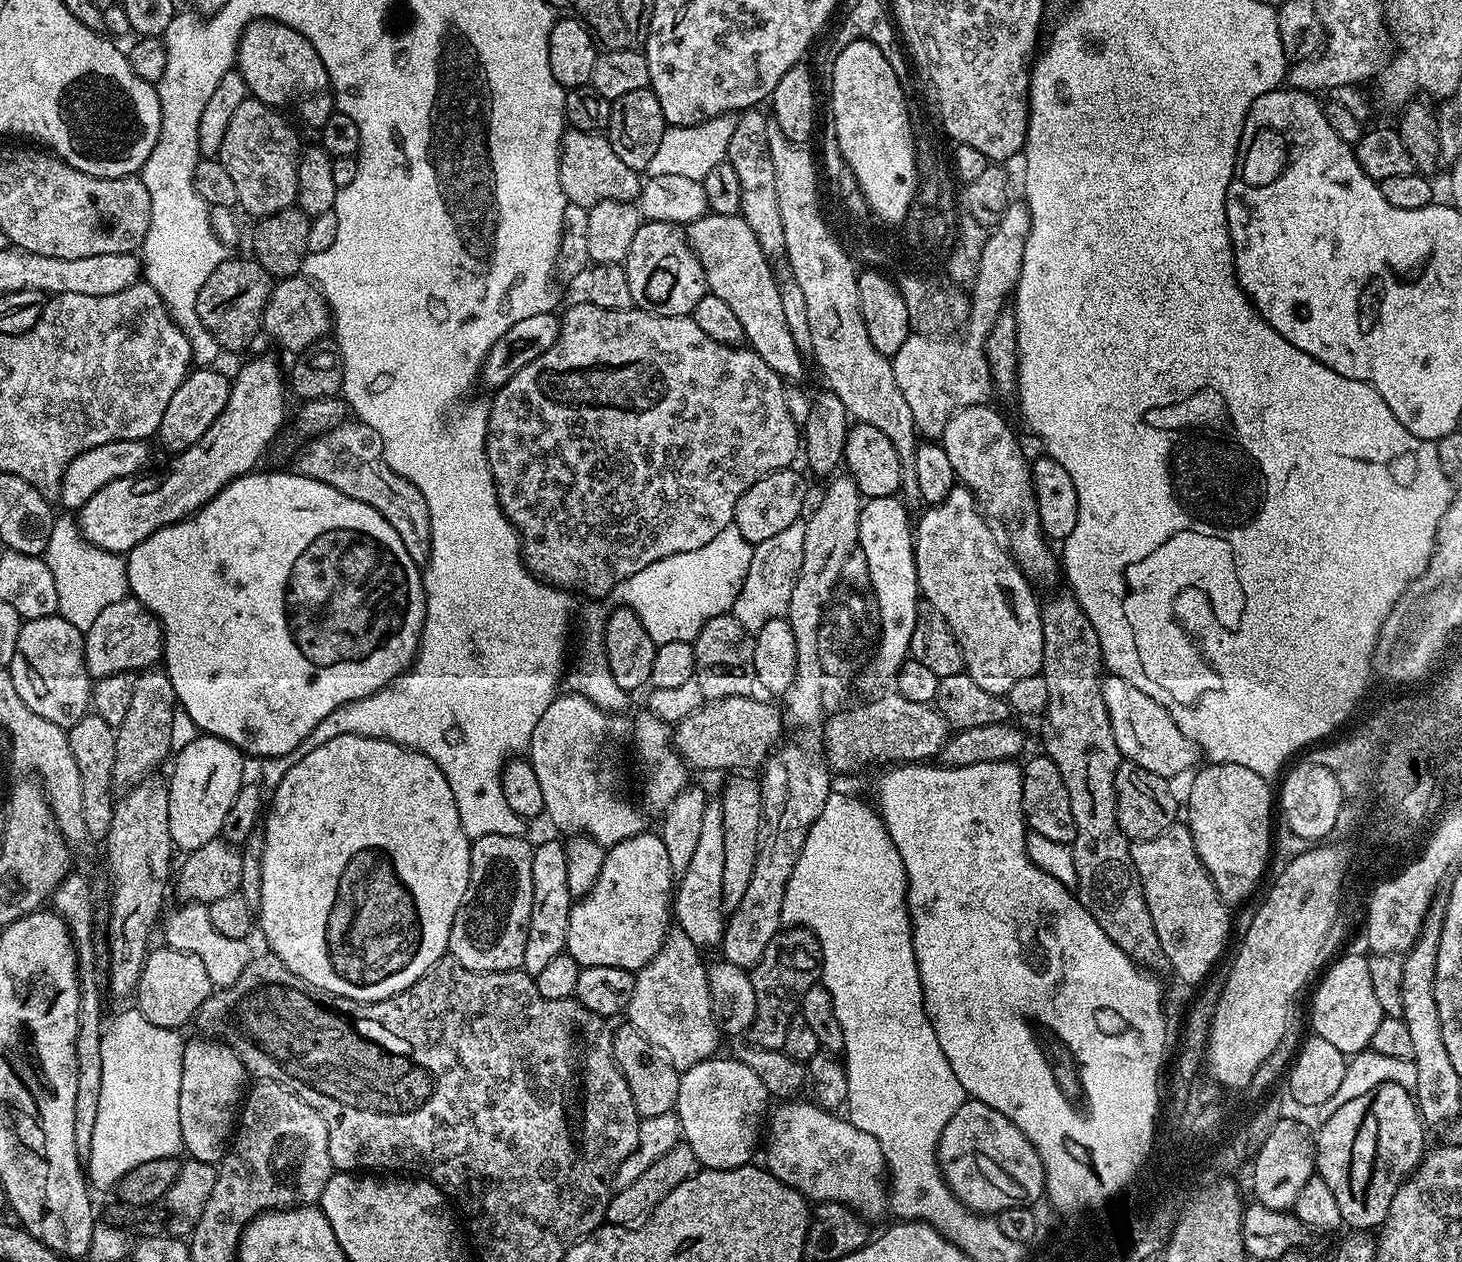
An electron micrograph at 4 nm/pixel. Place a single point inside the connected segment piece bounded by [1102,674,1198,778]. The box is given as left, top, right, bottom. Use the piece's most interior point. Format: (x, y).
(1146, 735)

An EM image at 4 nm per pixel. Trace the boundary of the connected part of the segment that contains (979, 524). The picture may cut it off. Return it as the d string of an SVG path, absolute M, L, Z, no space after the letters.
M957 486L941 504L933 504L923 509L920 521L914 524L914 547L916 549L916 573L920 579L920 591L923 599L954 630L958 646L962 646L964 671L982 690L995 696L1004 696L1021 678L1041 675L1044 666L1042 654L1042 618L1041 605L1036 604L1032 593L1033 585L1013 560L1008 549L996 538L991 524L984 518L984 513L976 506L969 488Z

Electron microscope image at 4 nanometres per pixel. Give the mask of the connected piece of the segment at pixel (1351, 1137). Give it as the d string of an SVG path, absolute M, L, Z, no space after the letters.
M1386 1082L1382 1086L1370 1090L1370 1094L1362 1094L1362 1098L1353 1098L1351 1102L1346 1102L1346 1106L1338 1106L1338 1110L1334 1110L1334 1114L1330 1114L1328 1121L1319 1125L1318 1131L1314 1136L1316 1153L1315 1171L1324 1179L1326 1186L1330 1186L1331 1192L1334 1193L1334 1202L1338 1202L1340 1219L1345 1225L1349 1224L1349 1229L1372 1230L1368 1228L1373 1228L1373 1230L1376 1230L1383 1225L1384 1220L1390 1214L1390 1202L1394 1202L1394 1194L1398 1194L1400 1185L1419 1168L1421 1160L1423 1160L1426 1155L1426 1147L1424 1148L1424 1131L1426 1131L1426 1125L1424 1121L1420 1119L1420 1109L1416 1107L1415 1095L1413 1095L1409 1089L1398 1086L1394 1082Z

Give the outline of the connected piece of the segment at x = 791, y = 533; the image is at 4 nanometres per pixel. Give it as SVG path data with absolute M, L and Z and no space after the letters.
M797 522L786 526L774 538L755 545L750 558L750 570L746 570L746 582L734 602L731 615L735 616L747 632L755 634L766 622L787 617L790 606L790 594L794 594L794 582L798 570L802 570L802 546L806 538L804 524Z

